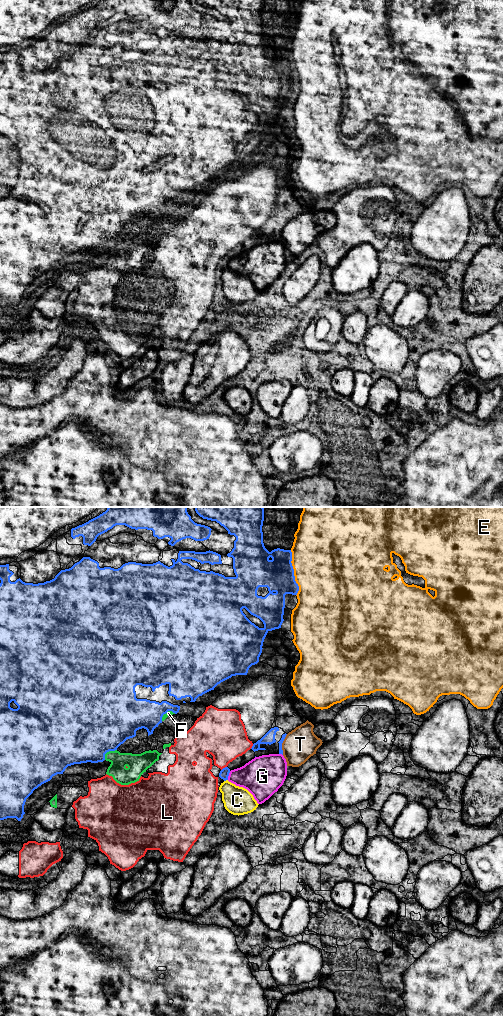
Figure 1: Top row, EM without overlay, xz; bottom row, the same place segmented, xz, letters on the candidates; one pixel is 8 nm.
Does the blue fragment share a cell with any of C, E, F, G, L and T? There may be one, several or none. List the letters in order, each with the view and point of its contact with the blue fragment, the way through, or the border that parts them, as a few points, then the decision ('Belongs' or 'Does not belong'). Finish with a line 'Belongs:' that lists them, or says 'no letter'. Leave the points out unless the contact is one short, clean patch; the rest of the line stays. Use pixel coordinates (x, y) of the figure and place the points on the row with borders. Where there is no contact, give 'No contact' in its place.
C: Touches blue at xz (225, 780). Boundary: xz (227, 779), (224, 781). Does not belong
E: Touches blue at xz (293, 573). Does not belong
F: Touches blue at xz (108, 751). Does not belong
G: Touches blue at xz (228, 775). Does not belong
L: Touches blue at xz (223, 768). Does not belong
T: Touches blue at xz (281, 744). Does not belong
Belongs: no letter

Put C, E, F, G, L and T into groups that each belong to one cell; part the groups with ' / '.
C / E / F L / G / T

